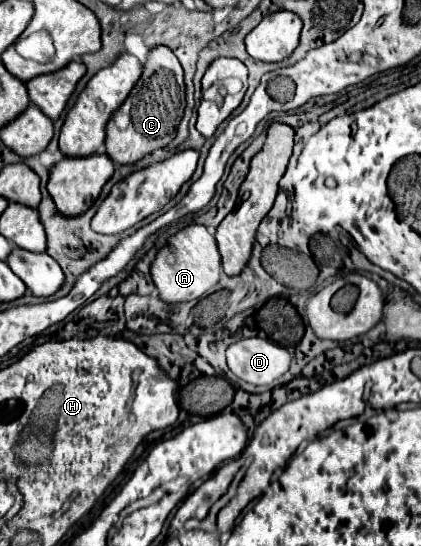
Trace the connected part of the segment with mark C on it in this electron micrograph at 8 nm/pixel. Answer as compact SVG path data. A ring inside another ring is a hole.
M155 47L149 53L139 85L133 87L131 95L119 111L107 123L107 155L119 165L131 165L151 155L159 147L167 147L177 133L179 121L185 111L185 83L183 69L169 47Z

